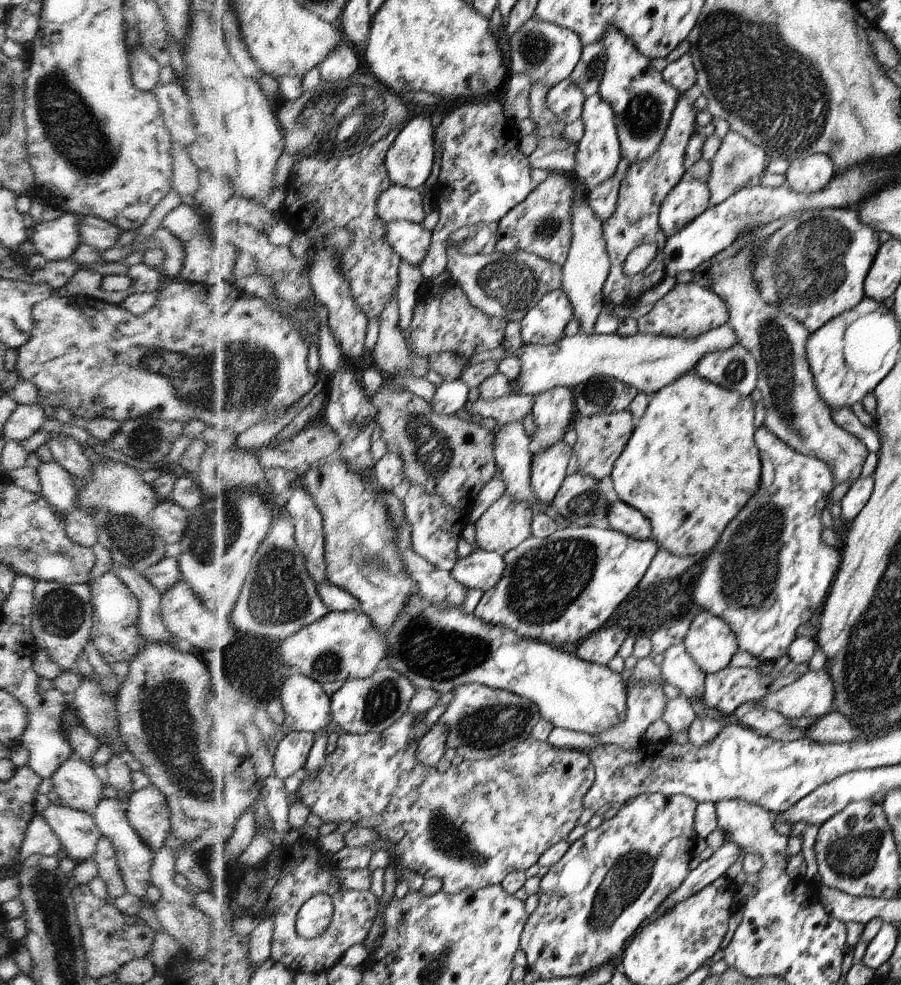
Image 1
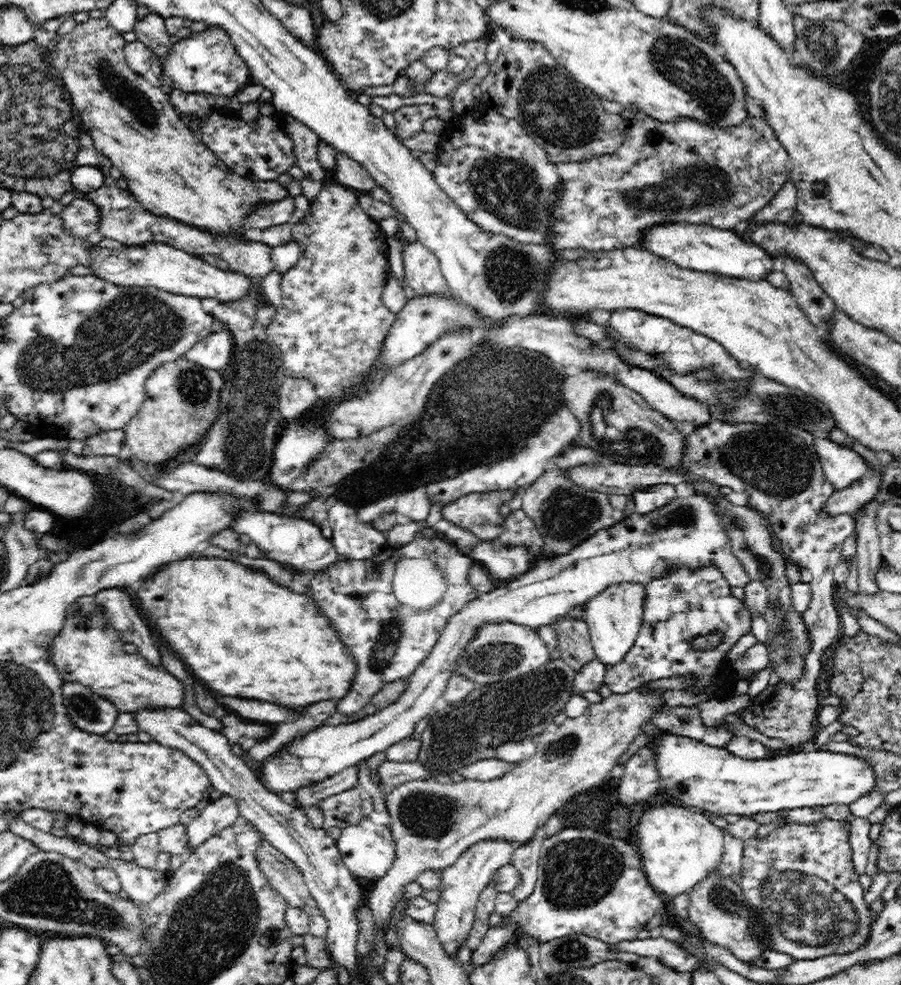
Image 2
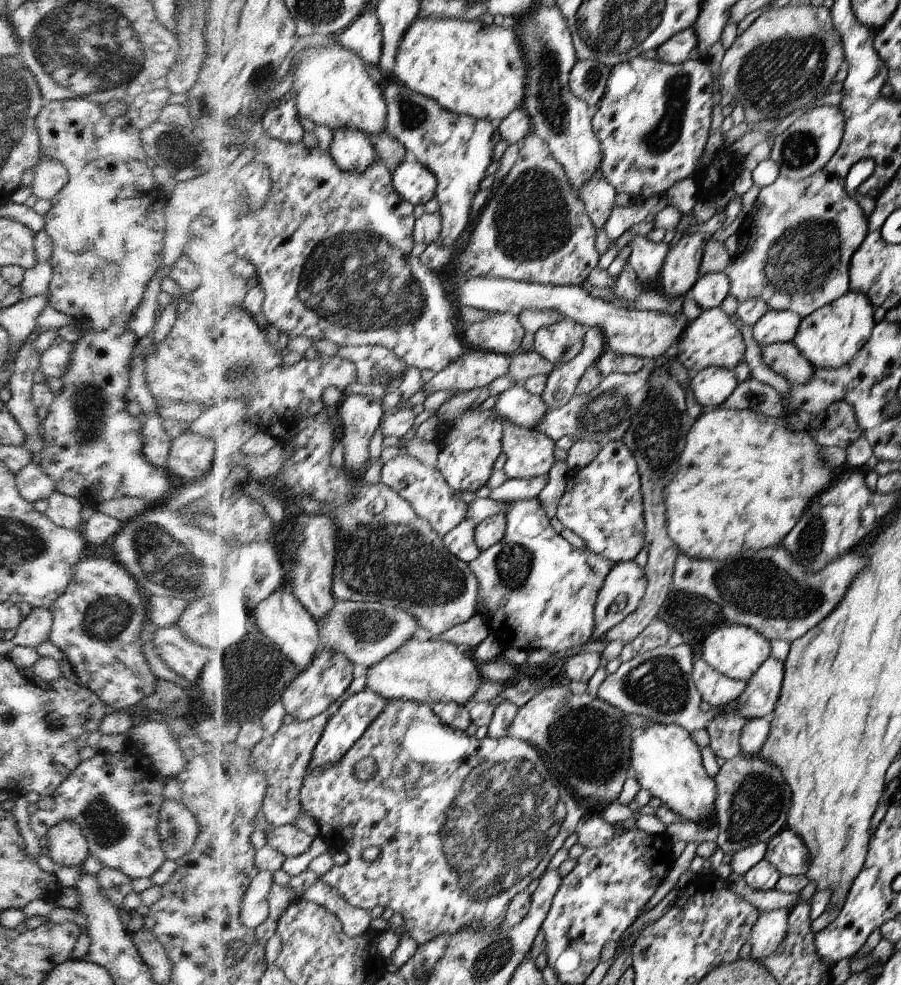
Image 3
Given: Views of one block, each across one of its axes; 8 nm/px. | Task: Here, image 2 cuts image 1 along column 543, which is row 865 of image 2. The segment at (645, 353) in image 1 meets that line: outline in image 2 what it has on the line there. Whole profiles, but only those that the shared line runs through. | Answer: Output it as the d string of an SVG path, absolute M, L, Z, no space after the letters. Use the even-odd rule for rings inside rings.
M363 818L359 824L342 829L336 840L336 846L340 851L342 862L356 877L377 880L392 868L396 860L396 845L389 826L374 824L367 818Z

